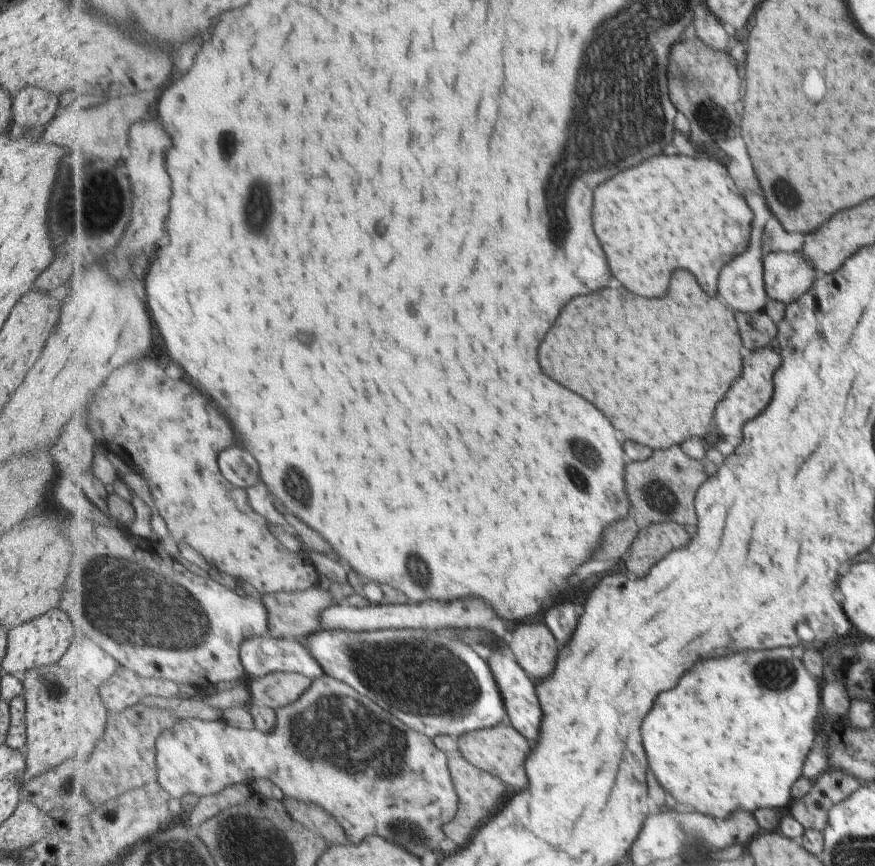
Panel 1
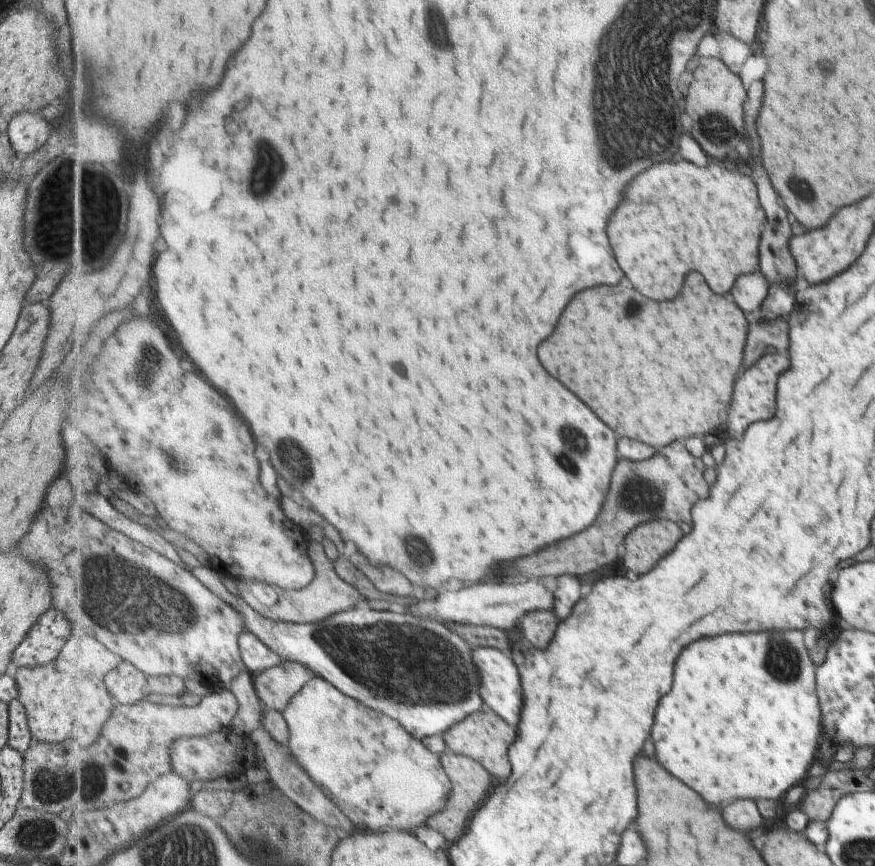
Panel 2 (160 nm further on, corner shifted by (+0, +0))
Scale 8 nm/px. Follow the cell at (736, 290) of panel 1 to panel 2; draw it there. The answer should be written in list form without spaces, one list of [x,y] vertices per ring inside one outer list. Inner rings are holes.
[[[760,272],[751,273],[739,278],[729,296],[745,314],[754,317],[767,294],[768,285]]]

